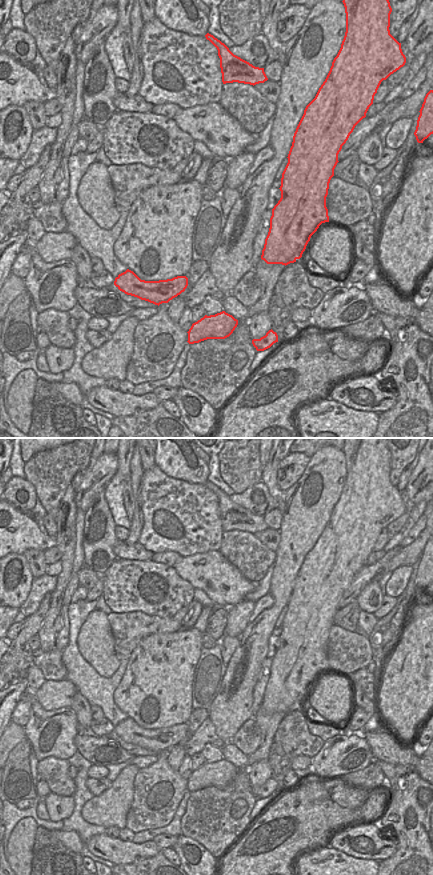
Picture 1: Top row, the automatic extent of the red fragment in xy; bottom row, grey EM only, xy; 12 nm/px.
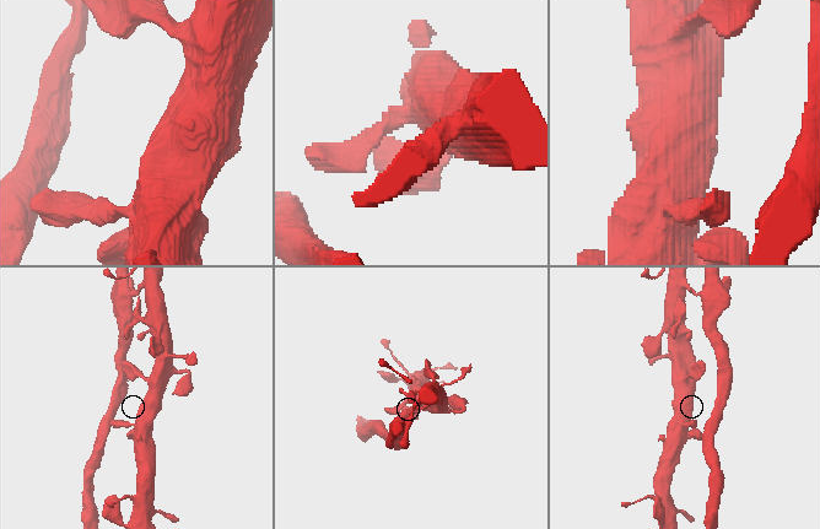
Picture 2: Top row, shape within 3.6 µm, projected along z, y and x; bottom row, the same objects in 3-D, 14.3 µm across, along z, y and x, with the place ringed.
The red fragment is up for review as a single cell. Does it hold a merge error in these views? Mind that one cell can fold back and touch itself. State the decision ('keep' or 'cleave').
cleave

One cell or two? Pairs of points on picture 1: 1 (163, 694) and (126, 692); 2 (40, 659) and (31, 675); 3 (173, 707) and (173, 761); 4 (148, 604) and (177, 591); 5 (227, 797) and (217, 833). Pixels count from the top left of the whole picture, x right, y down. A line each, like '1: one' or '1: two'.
1: one
2: two
3: two
4: one
5: one

